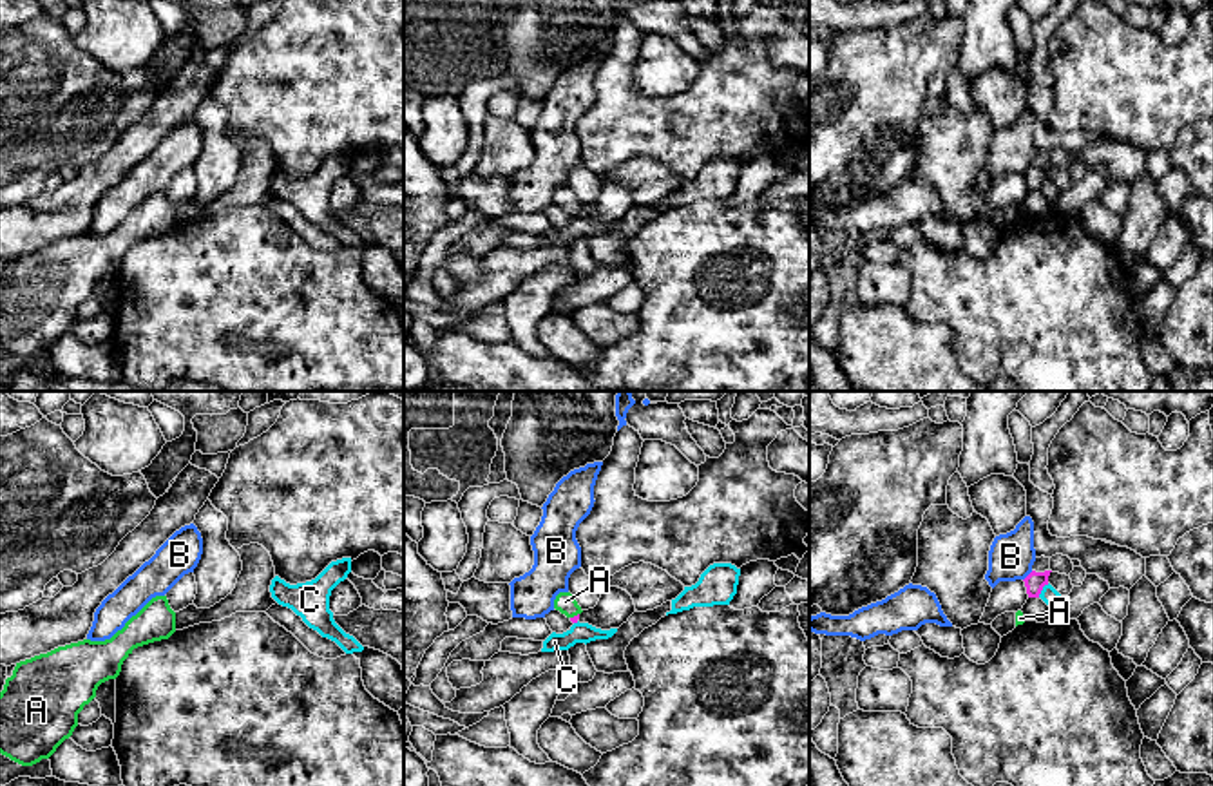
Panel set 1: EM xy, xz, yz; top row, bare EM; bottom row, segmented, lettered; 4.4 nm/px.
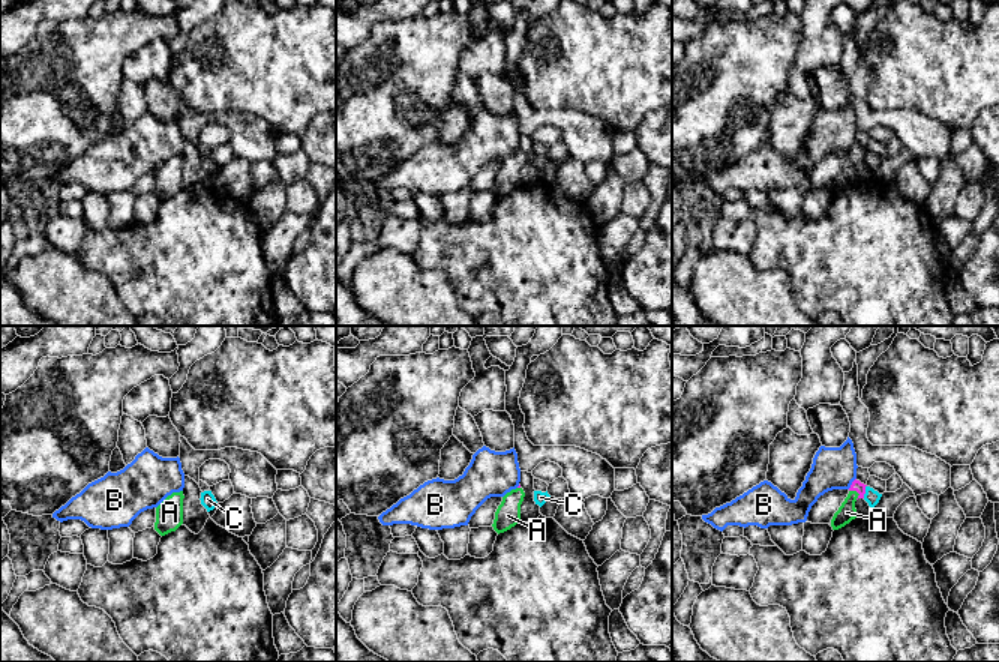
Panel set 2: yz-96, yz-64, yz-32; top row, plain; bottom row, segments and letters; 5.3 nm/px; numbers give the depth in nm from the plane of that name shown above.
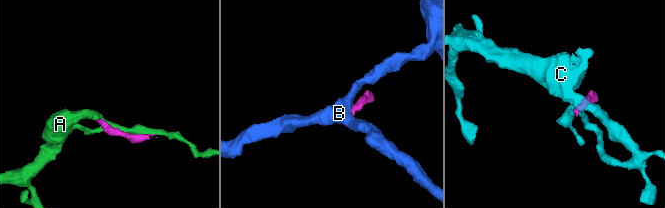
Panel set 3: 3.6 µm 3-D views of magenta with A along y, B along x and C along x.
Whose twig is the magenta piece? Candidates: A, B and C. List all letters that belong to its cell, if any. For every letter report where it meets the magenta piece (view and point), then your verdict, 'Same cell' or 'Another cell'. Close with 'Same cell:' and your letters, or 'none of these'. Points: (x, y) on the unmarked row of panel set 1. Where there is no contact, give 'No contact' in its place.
A: Touches magenta at xz (574, 210). Same cell
B: Touches magenta at yz (1027, 171). Another cell
C: Touches magenta at yz (1041, 183). Another cell
Same cell: A

